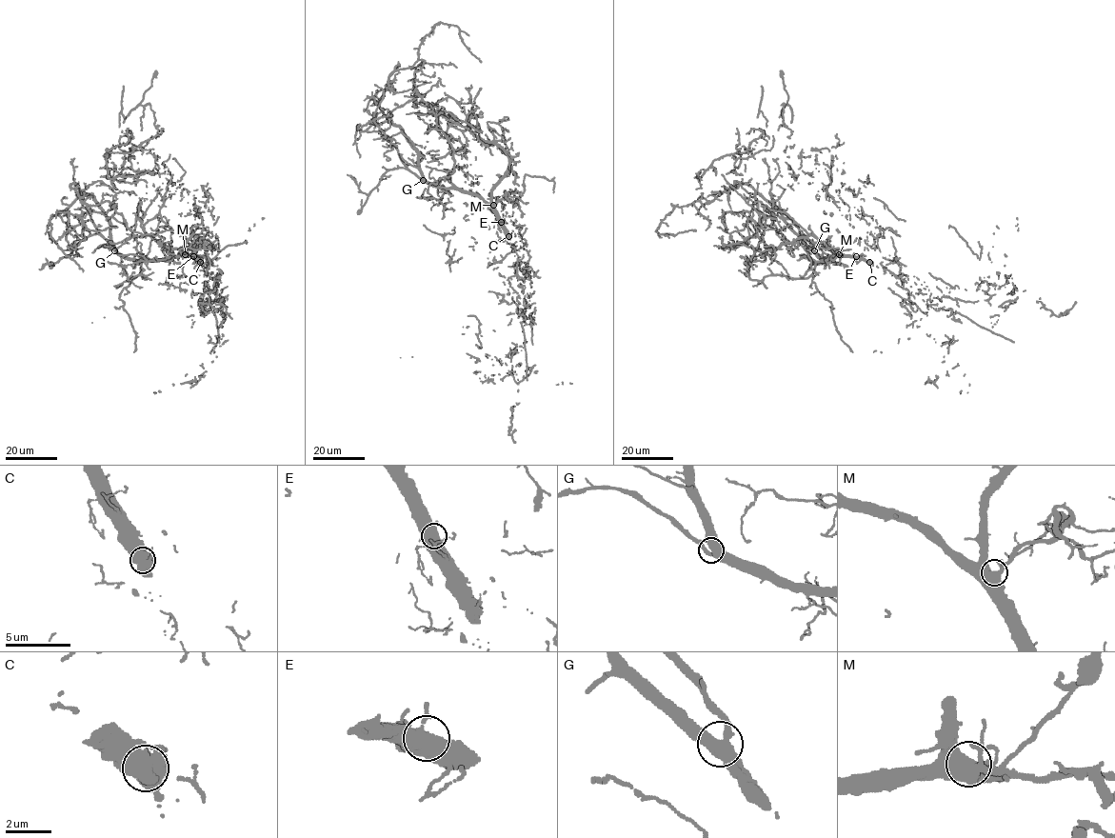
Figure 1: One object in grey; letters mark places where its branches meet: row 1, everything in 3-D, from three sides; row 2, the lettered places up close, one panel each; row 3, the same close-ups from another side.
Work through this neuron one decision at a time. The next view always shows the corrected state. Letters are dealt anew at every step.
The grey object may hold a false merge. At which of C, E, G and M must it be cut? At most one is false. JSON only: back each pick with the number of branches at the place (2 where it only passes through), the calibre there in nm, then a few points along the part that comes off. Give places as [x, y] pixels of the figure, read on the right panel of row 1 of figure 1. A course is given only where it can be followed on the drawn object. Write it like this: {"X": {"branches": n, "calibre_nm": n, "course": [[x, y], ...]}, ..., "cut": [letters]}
{"cut": []}

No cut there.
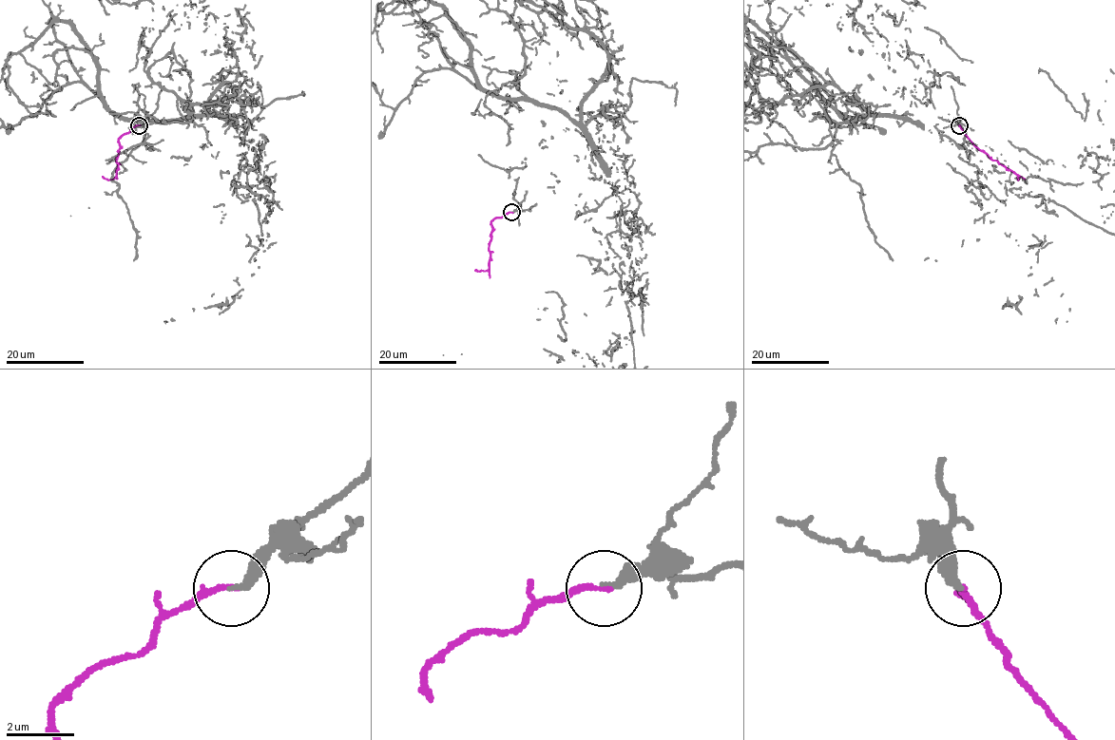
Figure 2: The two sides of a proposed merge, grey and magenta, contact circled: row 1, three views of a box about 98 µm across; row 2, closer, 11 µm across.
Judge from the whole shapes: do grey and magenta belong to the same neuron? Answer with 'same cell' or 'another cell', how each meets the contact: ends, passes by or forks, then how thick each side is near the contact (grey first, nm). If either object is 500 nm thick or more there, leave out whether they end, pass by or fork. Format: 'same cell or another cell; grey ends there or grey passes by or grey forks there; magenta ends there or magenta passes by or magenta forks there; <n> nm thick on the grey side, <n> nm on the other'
same cell; grey ends there; magenta ends there; 280 nm thick on the grey side, 180 nm on the other

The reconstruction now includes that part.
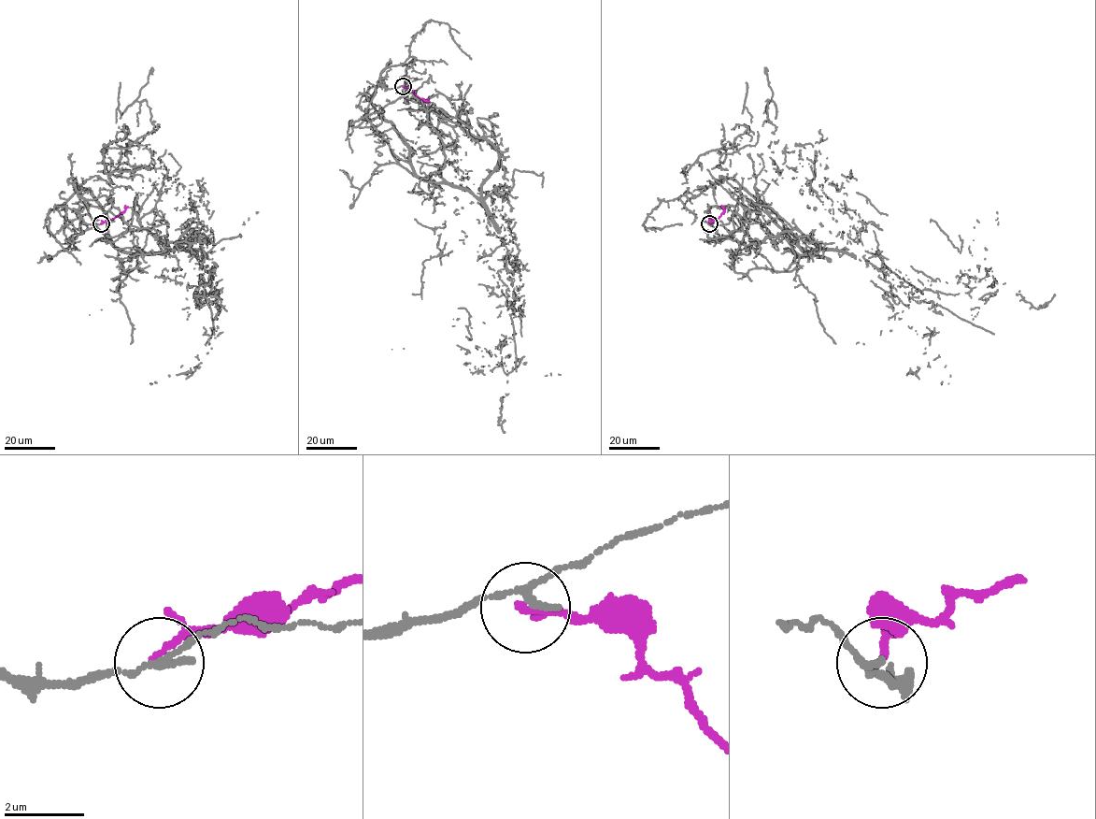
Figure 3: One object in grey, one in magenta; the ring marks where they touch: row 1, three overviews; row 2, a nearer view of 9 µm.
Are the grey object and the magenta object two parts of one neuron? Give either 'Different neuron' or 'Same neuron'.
Different neuron

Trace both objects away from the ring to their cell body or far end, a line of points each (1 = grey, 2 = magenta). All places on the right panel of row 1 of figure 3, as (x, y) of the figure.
1: (709, 223), (744, 188), (805, 252), (878, 253), (908, 306), (960, 272), (992, 287), (931, 221)
2: (709, 223), (724, 210), (721, 205)

